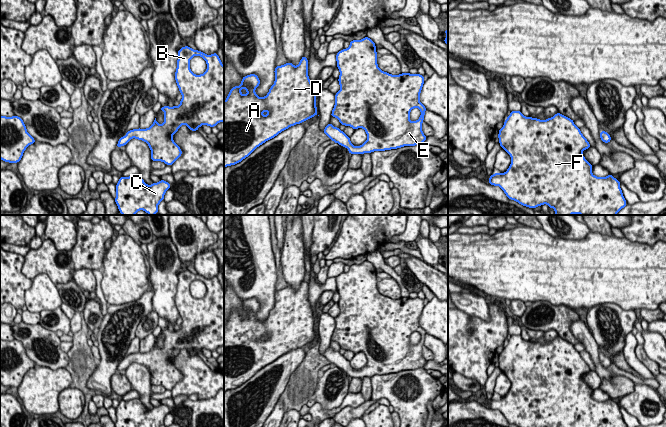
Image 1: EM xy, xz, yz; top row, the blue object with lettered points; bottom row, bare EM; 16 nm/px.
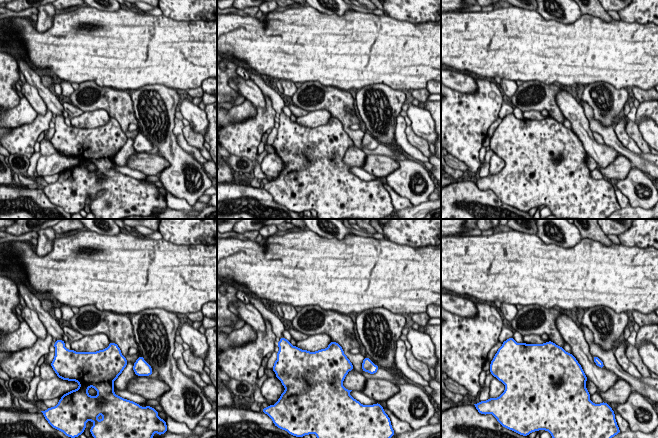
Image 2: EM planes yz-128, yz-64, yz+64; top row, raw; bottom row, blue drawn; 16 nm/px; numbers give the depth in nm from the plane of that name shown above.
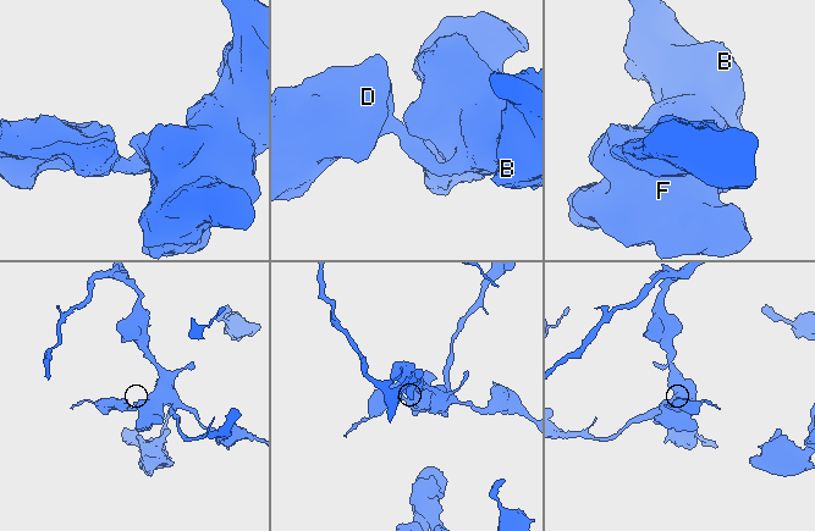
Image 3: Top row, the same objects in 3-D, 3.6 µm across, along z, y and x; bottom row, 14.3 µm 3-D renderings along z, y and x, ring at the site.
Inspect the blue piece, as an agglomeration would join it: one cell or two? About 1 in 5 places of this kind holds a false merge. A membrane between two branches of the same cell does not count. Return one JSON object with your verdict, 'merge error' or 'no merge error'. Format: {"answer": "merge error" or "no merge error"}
{"answer": "no merge error"}

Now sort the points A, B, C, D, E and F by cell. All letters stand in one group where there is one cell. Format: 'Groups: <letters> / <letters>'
Groups: A B C D E F

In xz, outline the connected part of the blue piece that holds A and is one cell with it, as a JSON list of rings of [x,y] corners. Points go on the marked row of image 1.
[[[306,56],[297,66],[291,62],[276,66],[274,73],[274,84],[266,96],[259,97],[255,93],[261,81],[256,74],[250,74],[242,78],[239,86],[230,90],[224,101],[224,168],[238,164],[257,147],[289,127],[318,115],[316,93],[308,76]]]

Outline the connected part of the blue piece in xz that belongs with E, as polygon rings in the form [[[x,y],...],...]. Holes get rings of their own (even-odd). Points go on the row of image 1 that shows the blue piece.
[[[369,37],[350,41],[346,49],[336,54],[337,68],[340,75],[340,90],[335,94],[335,105],[331,117],[339,120],[341,125],[354,130],[363,128],[367,140],[360,146],[354,146],[339,128],[329,123],[323,132],[335,143],[348,149],[350,154],[372,153],[397,149],[404,146],[424,144],[427,136],[422,131],[426,107],[420,102],[420,93],[424,85],[424,76],[420,74],[401,73],[392,75],[382,71],[377,64],[376,45]],[[418,108],[421,115],[417,121],[410,120],[410,112]]]

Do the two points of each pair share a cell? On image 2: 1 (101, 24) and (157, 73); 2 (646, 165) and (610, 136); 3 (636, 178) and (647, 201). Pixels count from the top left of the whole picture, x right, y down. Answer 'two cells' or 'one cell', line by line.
1: one cell
2: one cell
3: one cell

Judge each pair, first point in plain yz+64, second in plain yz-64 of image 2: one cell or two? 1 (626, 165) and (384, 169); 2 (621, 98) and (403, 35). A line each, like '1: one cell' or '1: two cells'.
1: one cell
2: two cells

